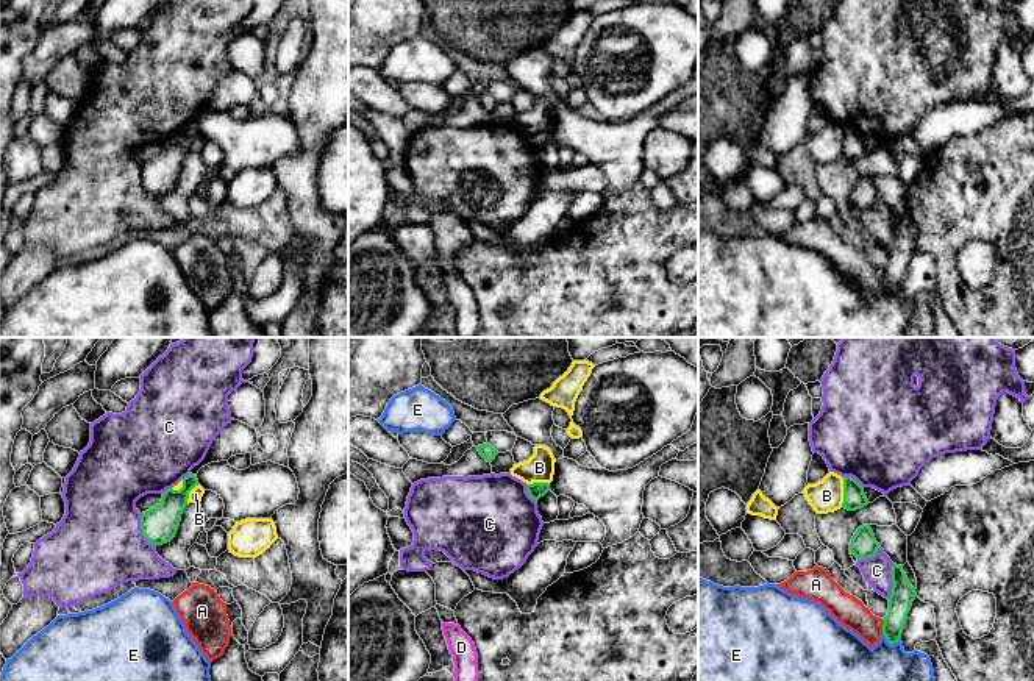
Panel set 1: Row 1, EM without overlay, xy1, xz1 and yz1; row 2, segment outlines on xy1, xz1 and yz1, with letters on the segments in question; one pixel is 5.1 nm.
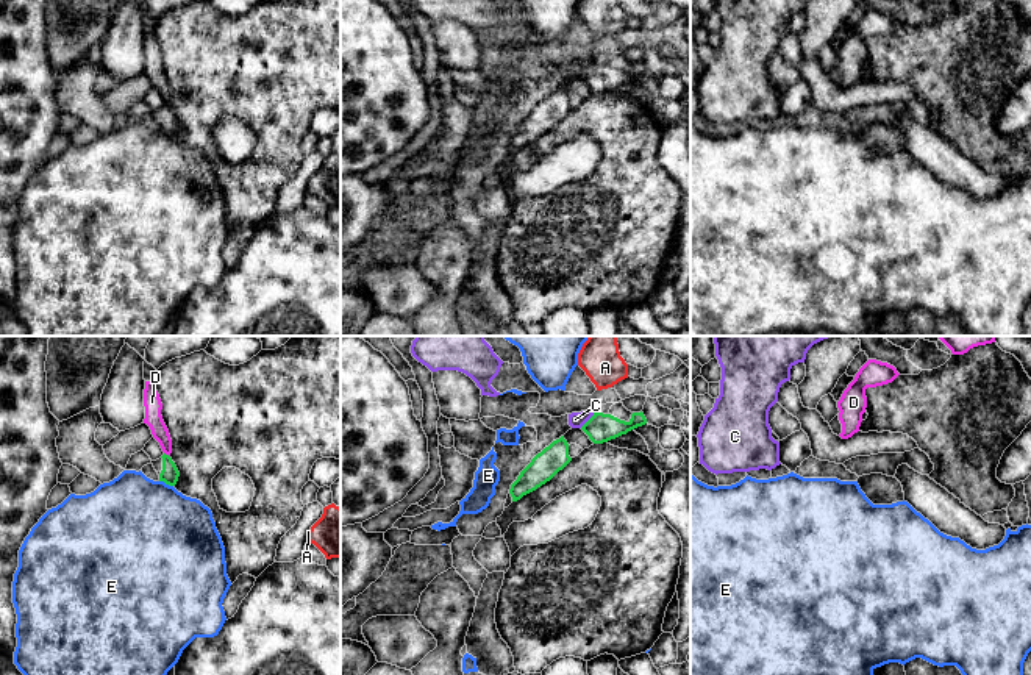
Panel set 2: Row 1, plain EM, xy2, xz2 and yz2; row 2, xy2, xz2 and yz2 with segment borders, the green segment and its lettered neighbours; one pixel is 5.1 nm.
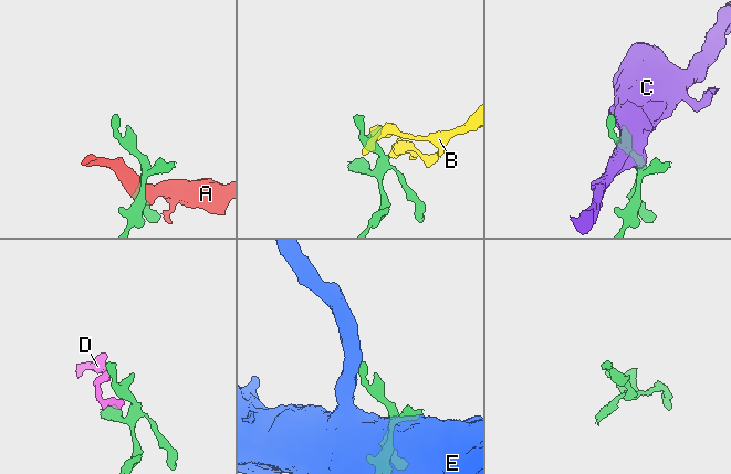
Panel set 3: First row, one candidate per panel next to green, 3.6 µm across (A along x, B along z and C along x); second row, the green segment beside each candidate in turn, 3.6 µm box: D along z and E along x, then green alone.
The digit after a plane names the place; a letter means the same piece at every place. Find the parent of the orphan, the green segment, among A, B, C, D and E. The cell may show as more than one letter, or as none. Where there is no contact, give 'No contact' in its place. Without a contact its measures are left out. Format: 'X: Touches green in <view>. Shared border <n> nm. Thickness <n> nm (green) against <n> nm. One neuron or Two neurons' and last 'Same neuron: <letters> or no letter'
A: Touches green in yz1. Shared border 80 nm. Thickness 120 nm (green) against 160 nm. Two neurons
B: Touches green in yz1. Shared border 150 nm. Thickness 110 nm (green) against 170 nm. Two neurons
C: Touches green in xy1. Shared border 180 nm. Thickness 190 nm (green) against 460 nm. Two neurons
D: Touches green in xy2. Shared border 40 nm. Thickness 90 nm (green) against 90 nm. Two neurons
E: Touches green in yz1. Shared border 100 nm. Thickness 120 nm (green) against 420 nm. Two neurons
Same neuron: no letter

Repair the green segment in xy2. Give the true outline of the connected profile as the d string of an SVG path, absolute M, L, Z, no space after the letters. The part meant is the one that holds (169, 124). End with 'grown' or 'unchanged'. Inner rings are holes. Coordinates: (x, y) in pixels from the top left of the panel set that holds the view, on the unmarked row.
M162 105L159 109L152 111L155 120L159 125L159 131L164 131L169 136L175 136L180 127L180 122L169 105Z; grown

